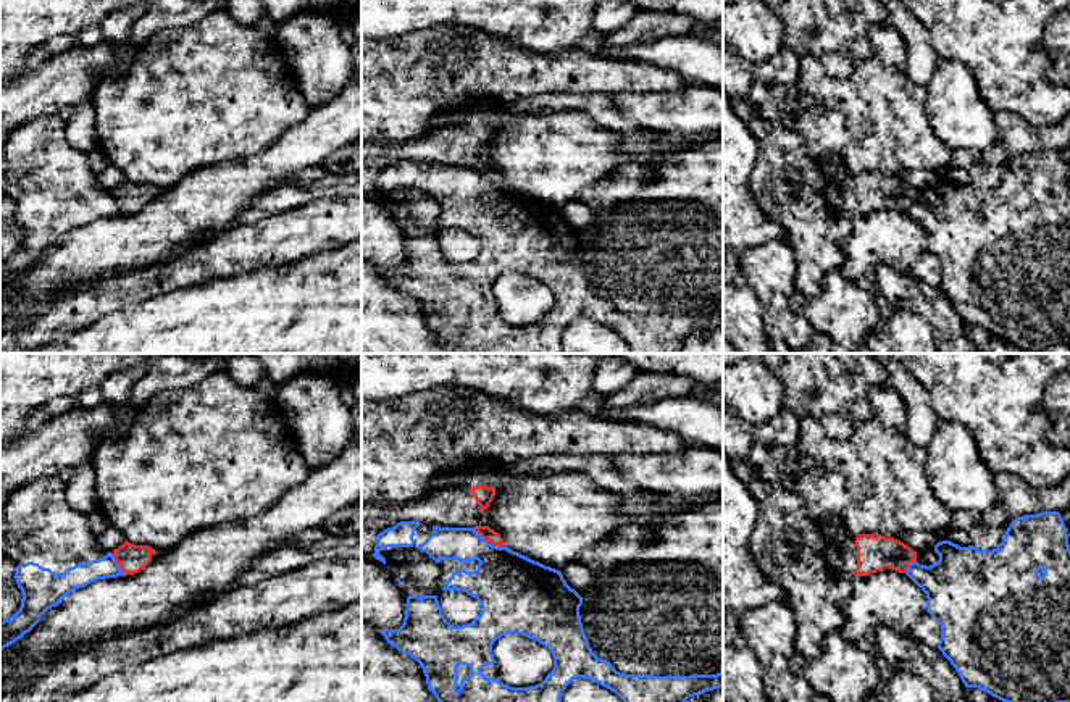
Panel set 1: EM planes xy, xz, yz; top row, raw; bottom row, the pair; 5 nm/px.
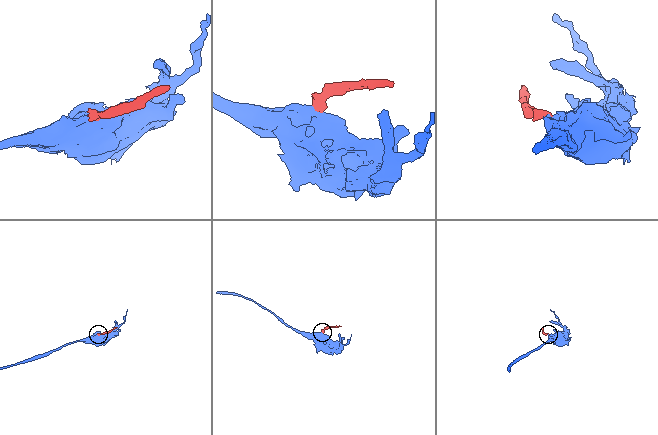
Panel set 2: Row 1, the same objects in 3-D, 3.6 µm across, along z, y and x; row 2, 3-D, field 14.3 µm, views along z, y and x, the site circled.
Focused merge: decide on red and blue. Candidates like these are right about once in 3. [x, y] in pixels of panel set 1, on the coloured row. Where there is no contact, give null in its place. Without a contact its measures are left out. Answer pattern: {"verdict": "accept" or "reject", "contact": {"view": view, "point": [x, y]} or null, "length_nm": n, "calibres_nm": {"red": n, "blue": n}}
{"verdict": "reject", "contact": {"view": "xz", "point": [488, 541]}, "length_nm": 190, "calibres_nm": {"red": 70, "blue": 340}}

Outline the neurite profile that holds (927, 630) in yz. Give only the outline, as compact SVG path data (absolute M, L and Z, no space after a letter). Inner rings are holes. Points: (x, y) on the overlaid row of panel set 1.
M925 612L912 628L910 634L930 647L938 647L941 639L941 625Z

